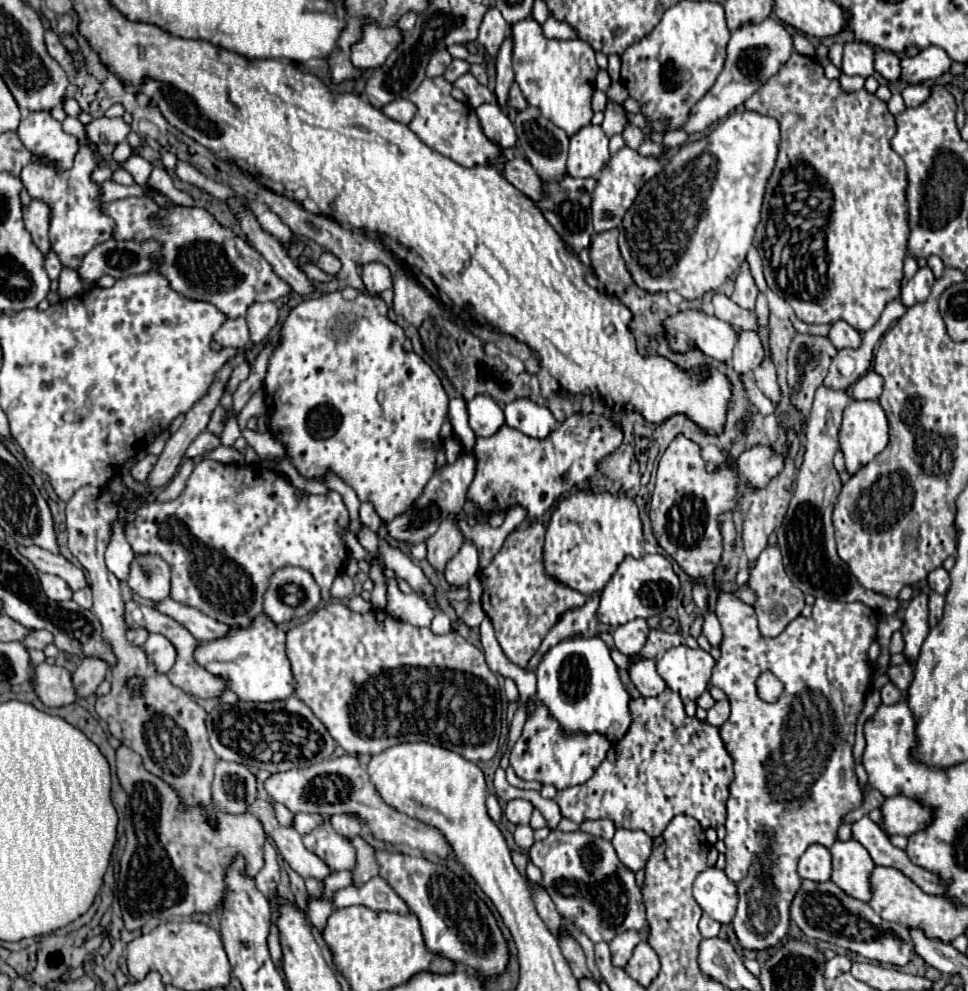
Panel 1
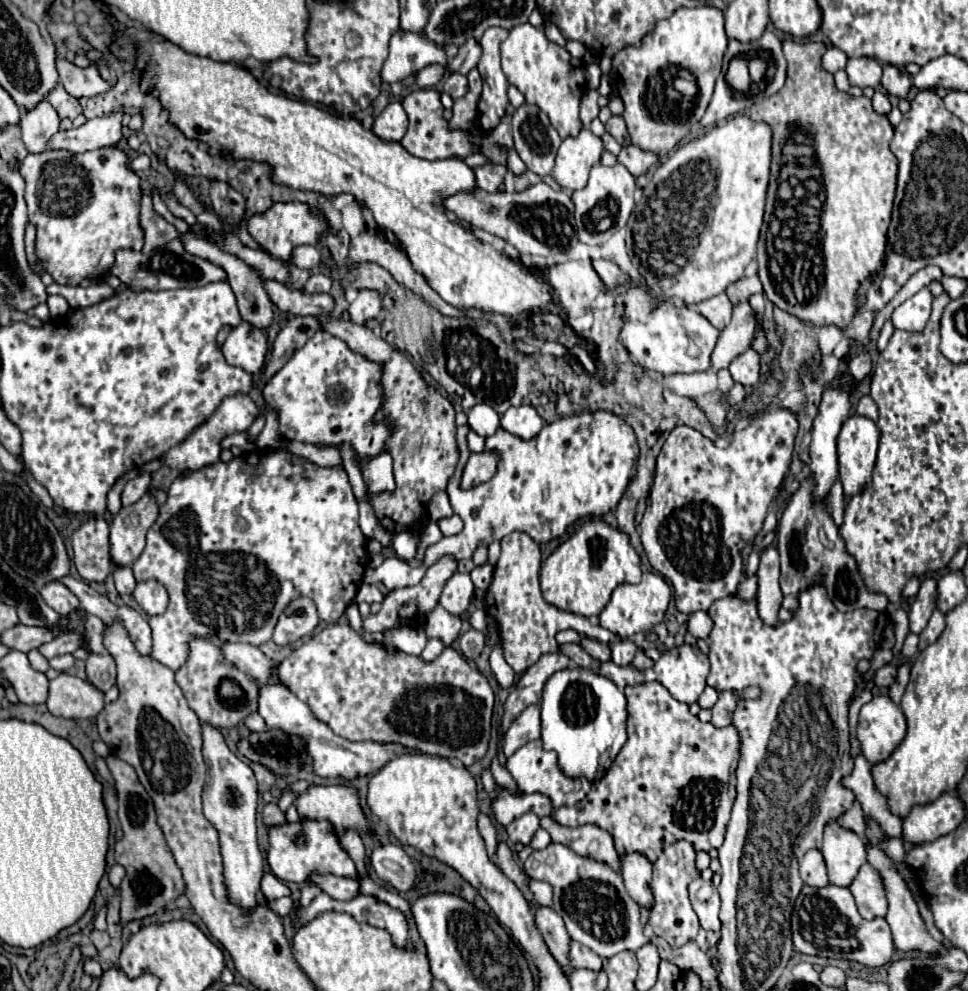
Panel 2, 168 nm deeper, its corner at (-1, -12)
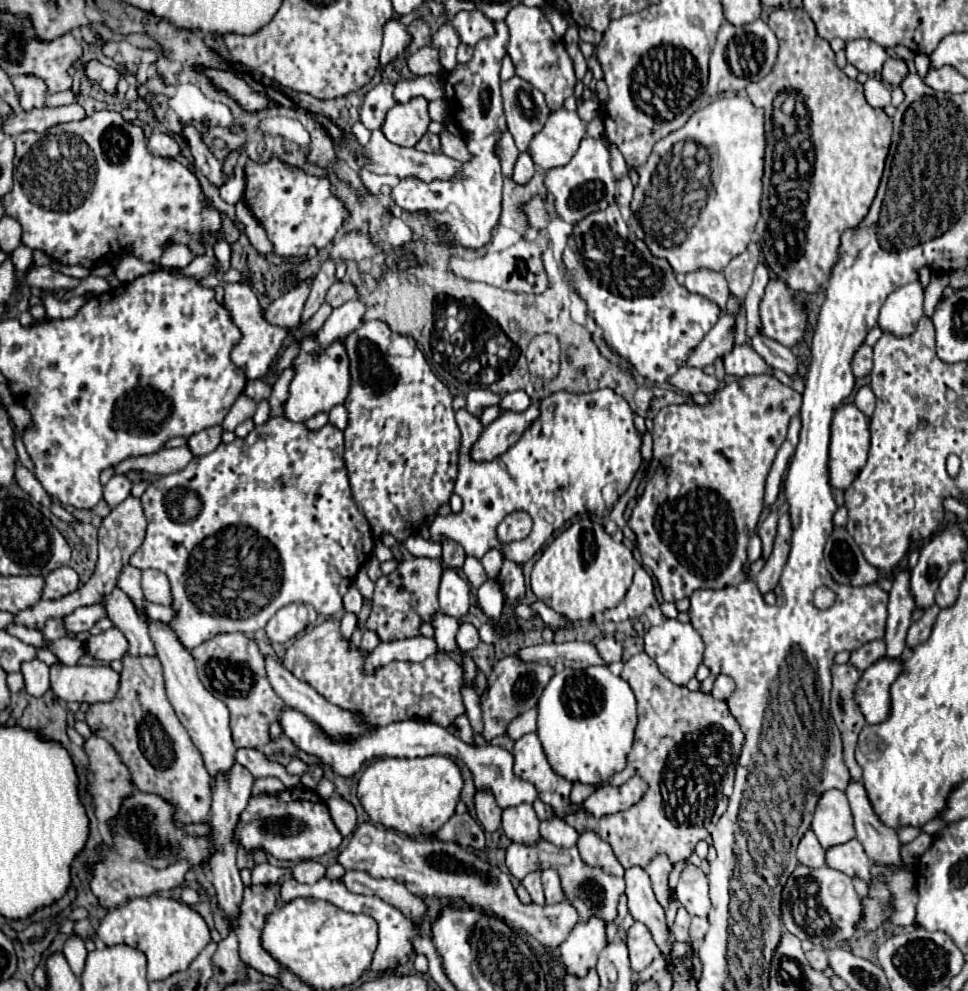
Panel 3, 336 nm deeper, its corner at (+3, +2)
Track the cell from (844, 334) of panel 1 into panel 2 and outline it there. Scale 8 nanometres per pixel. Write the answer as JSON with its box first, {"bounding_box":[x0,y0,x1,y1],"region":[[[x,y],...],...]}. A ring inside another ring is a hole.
{"bounding_box":[849,352,871,382],"region":[[[861,352],[861,354],[857,354],[857,356],[853,356],[851,360],[849,360],[849,374],[857,380],[857,382],[861,382],[869,372],[871,372],[871,356],[867,354],[867,352]]]}

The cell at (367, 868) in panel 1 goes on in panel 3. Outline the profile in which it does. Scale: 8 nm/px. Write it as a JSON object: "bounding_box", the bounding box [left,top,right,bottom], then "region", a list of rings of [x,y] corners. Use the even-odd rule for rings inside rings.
{"bounding_box":[327,796,357,836],"region":[[[335,796],[335,798],[329,798],[327,800],[327,806],[329,806],[329,812],[331,812],[331,818],[337,826],[337,830],[343,834],[343,836],[349,836],[353,834],[355,826],[357,826],[357,818],[355,818],[355,808],[343,800],[341,796]]]}

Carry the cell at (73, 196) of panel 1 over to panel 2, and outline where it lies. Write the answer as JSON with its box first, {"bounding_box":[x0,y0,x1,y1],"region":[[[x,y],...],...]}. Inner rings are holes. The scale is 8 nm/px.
{"bounding_box":[19,146,143,286],"region":[[[107,146],[81,154],[63,150],[27,154],[19,172],[25,178],[25,202],[29,206],[29,224],[35,224],[37,228],[35,238],[37,260],[45,266],[45,270],[55,278],[57,284],[79,286],[81,280],[93,278],[95,272],[99,278],[115,262],[117,250],[139,252],[143,248],[143,230],[139,224],[143,198],[141,180],[129,168],[125,150],[117,146]]]}

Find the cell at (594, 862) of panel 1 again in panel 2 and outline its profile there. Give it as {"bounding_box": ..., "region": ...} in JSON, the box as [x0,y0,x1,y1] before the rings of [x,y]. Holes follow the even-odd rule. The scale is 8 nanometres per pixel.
{"bounding_box":[523,844,675,962],"region":[[[549,844],[545,850],[533,850],[523,862],[523,872],[529,880],[547,882],[553,886],[553,908],[565,922],[569,936],[591,948],[601,958],[611,958],[623,950],[639,950],[645,942],[655,942],[659,956],[673,962],[675,948],[659,936],[647,936],[639,922],[639,906],[631,900],[623,886],[621,874],[593,858],[583,858],[563,844]]]}

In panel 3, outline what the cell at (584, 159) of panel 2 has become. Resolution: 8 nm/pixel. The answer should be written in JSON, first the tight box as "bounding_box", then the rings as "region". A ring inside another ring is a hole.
{"bounding_box":[531,110,585,170],"region":[[[557,110],[551,112],[547,126],[531,140],[531,158],[543,170],[561,168],[571,162],[585,138],[585,122],[577,112]]]}

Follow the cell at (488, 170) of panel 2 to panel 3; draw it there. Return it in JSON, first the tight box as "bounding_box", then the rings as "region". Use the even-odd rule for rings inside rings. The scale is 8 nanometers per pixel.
{"bounding_box":[441,134,473,162],"region":[[[441,134],[441,152],[449,158],[455,158],[459,162],[473,160],[473,154],[467,150],[467,142],[463,138],[457,138],[453,134]]]}

